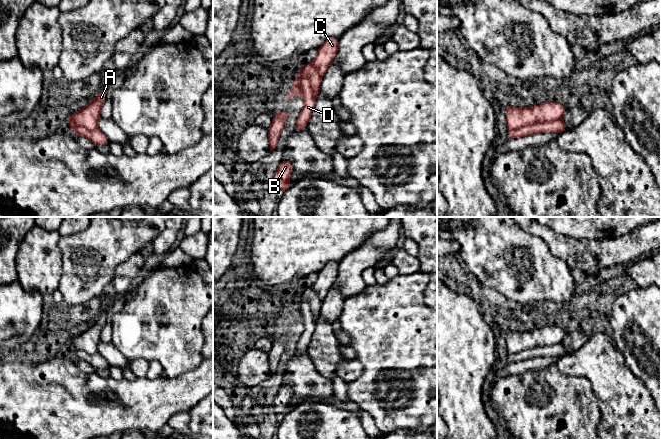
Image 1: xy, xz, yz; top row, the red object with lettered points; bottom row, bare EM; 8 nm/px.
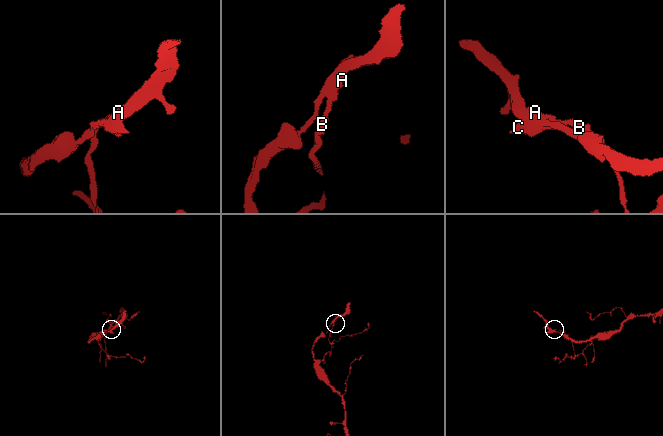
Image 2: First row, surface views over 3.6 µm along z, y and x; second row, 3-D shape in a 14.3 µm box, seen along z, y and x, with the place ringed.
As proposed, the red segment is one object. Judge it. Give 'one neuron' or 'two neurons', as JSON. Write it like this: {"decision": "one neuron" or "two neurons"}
{"decision": "one neuron"}

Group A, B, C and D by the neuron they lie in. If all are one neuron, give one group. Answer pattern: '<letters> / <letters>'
A B C D

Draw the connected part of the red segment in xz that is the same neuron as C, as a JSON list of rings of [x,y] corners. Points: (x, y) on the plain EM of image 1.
[[[328,262],[319,272],[312,287],[306,288],[296,300],[294,311],[287,319],[287,325],[296,319],[300,319],[304,325],[304,331],[297,343],[294,355],[300,356],[307,351],[315,330],[316,321],[320,317],[322,300],[327,296],[339,273],[339,262]]]

